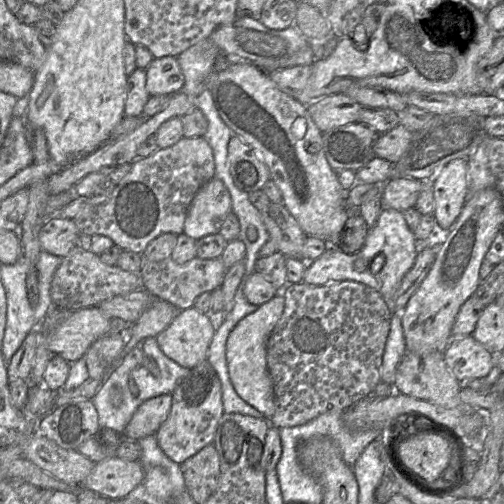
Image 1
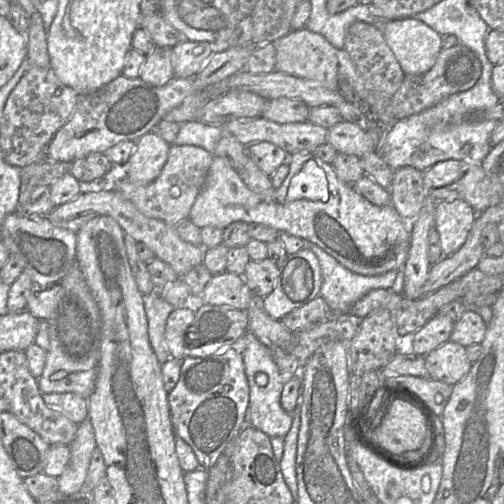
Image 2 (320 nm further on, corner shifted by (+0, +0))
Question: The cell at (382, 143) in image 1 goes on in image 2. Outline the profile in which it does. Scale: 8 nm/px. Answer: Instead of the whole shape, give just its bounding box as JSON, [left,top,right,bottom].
[326,120,377,157]

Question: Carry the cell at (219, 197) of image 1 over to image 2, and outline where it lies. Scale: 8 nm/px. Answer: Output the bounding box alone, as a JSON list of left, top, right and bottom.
[189,153,411,276]

